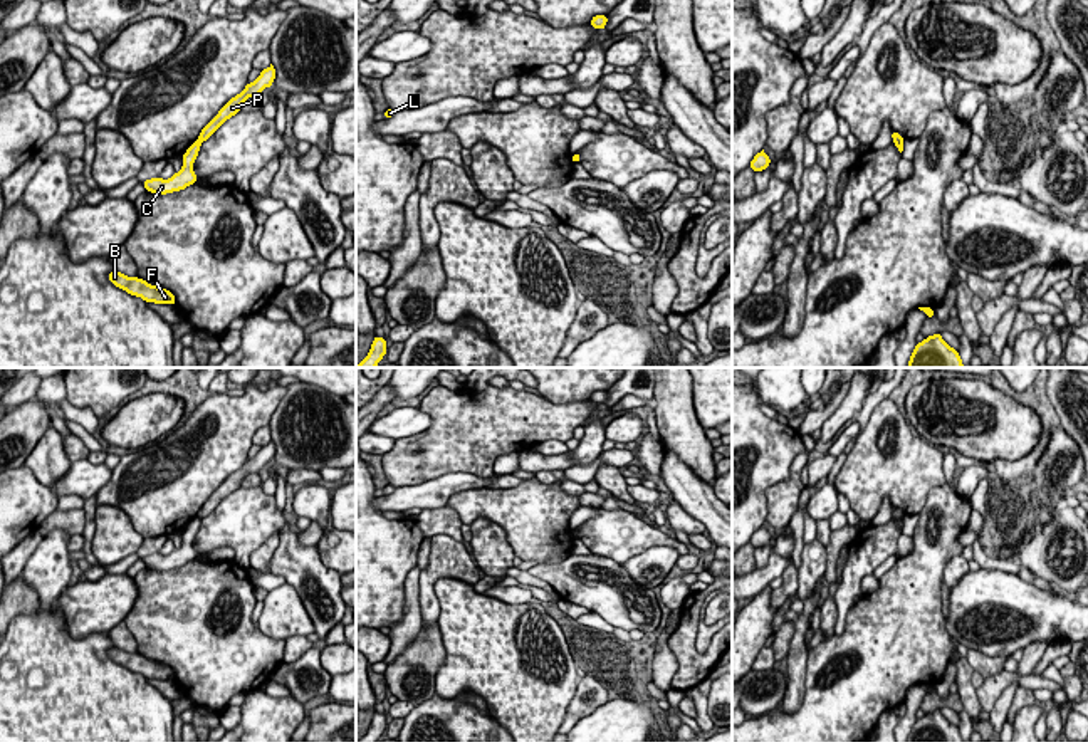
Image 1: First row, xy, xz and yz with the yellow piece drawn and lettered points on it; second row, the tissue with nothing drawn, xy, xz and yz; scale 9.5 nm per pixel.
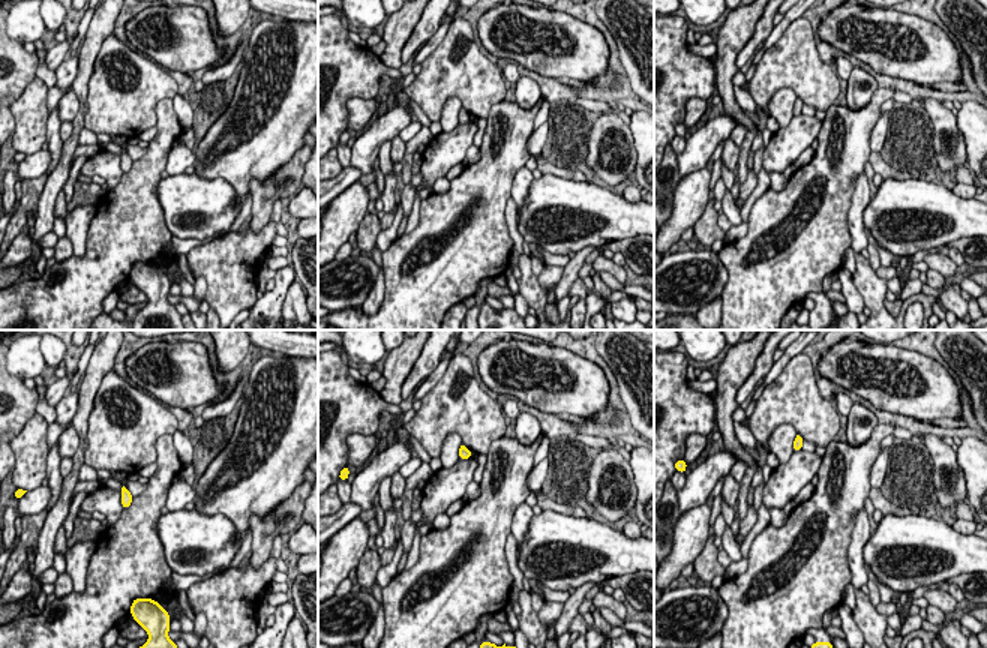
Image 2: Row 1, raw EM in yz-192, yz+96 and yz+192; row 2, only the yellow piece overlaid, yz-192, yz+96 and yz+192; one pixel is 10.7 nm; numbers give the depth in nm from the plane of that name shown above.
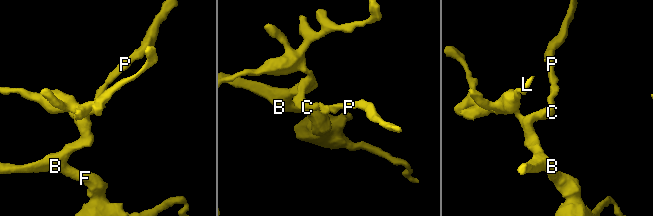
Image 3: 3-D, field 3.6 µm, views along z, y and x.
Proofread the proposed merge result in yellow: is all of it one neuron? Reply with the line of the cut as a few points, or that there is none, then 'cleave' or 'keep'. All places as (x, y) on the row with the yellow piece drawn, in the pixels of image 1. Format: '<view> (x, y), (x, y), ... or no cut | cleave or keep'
xy (197, 140), (200, 143) | cleave

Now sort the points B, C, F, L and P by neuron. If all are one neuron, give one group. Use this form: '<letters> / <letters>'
B C F L / P

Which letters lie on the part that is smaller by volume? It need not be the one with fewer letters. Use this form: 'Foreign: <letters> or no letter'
Foreign: B, C, F, L

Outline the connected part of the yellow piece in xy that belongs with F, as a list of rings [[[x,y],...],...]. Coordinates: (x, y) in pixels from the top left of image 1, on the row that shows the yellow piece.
[[[112,270],[107,274],[107,279],[116,287],[126,290],[128,294],[131,294],[134,297],[141,297],[144,302],[176,306],[176,299],[175,299],[173,292],[170,292],[163,287],[158,287],[158,285],[151,285],[139,277],[128,277],[118,270]]]

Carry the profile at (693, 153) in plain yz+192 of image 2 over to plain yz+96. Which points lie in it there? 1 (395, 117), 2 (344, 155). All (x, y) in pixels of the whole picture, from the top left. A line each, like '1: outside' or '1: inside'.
1: inside
2: outside

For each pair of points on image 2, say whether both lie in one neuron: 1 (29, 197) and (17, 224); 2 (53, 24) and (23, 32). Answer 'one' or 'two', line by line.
1: one
2: one

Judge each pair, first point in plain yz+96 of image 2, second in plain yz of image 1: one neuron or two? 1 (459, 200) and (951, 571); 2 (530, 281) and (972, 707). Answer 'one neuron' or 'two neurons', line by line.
1: two neurons
2: one neuron

